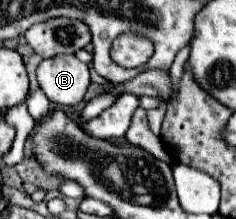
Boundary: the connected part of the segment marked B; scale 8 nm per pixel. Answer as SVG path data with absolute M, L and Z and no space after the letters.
M71 54L47 58L37 66L37 82L51 102L73 106L83 100L91 84L89 66Z

